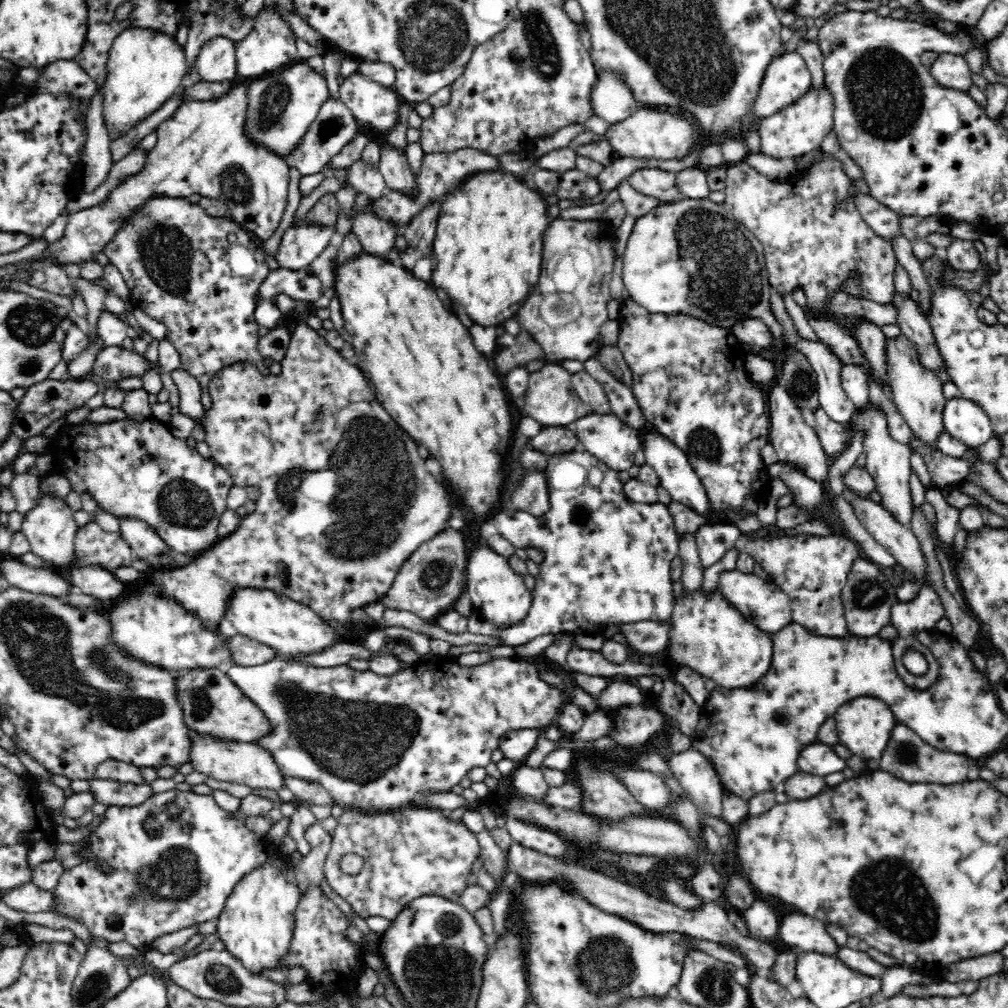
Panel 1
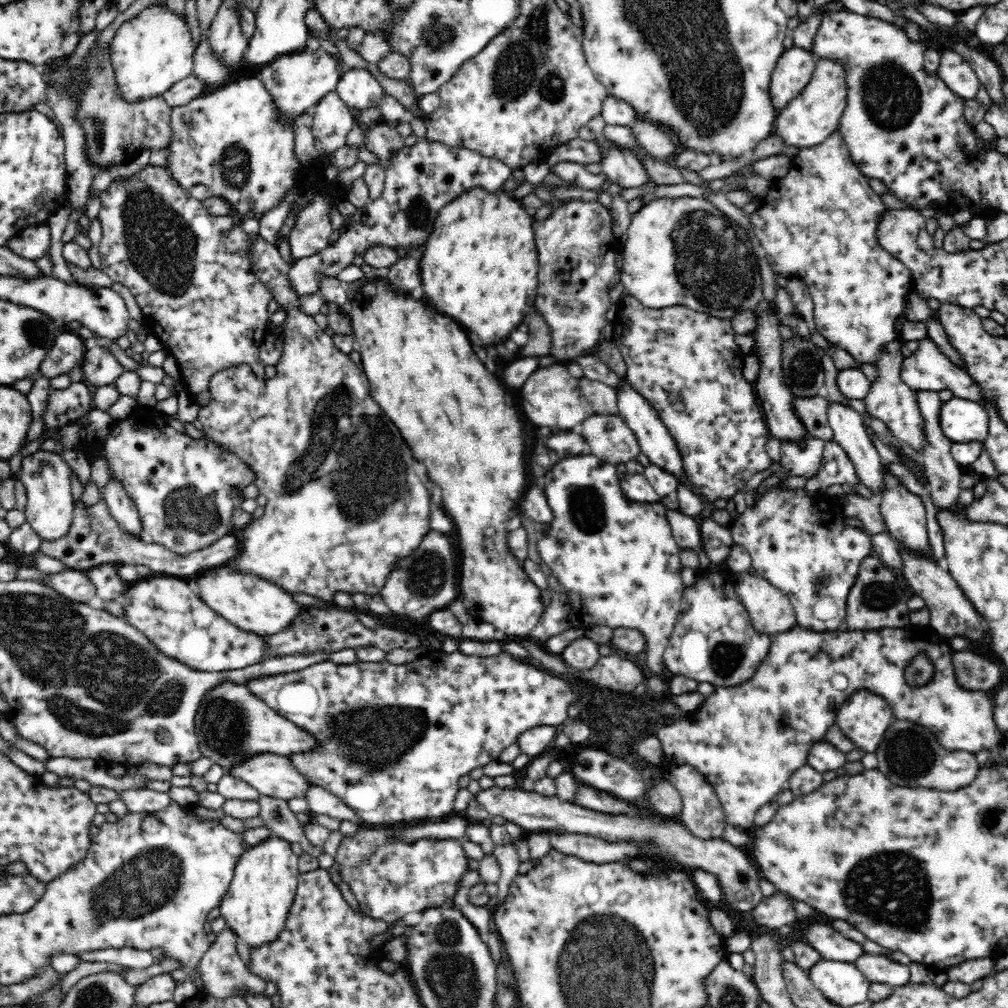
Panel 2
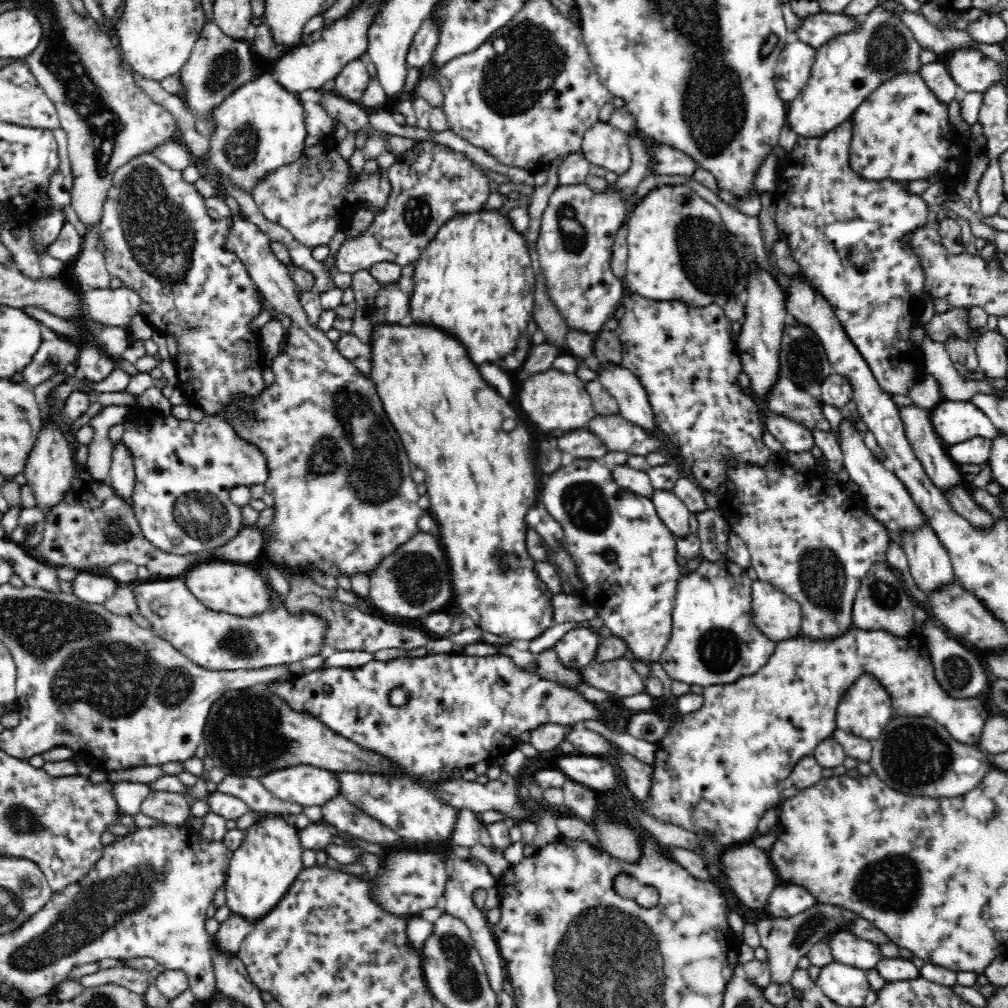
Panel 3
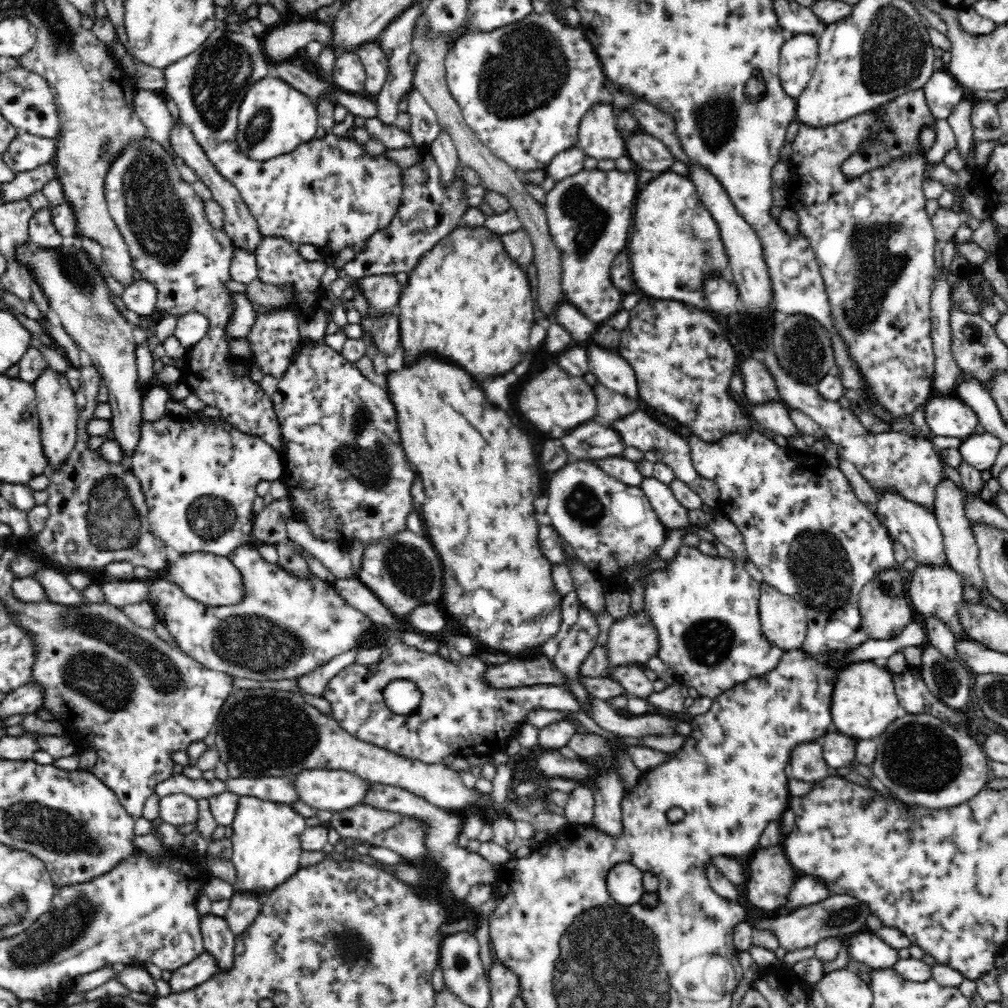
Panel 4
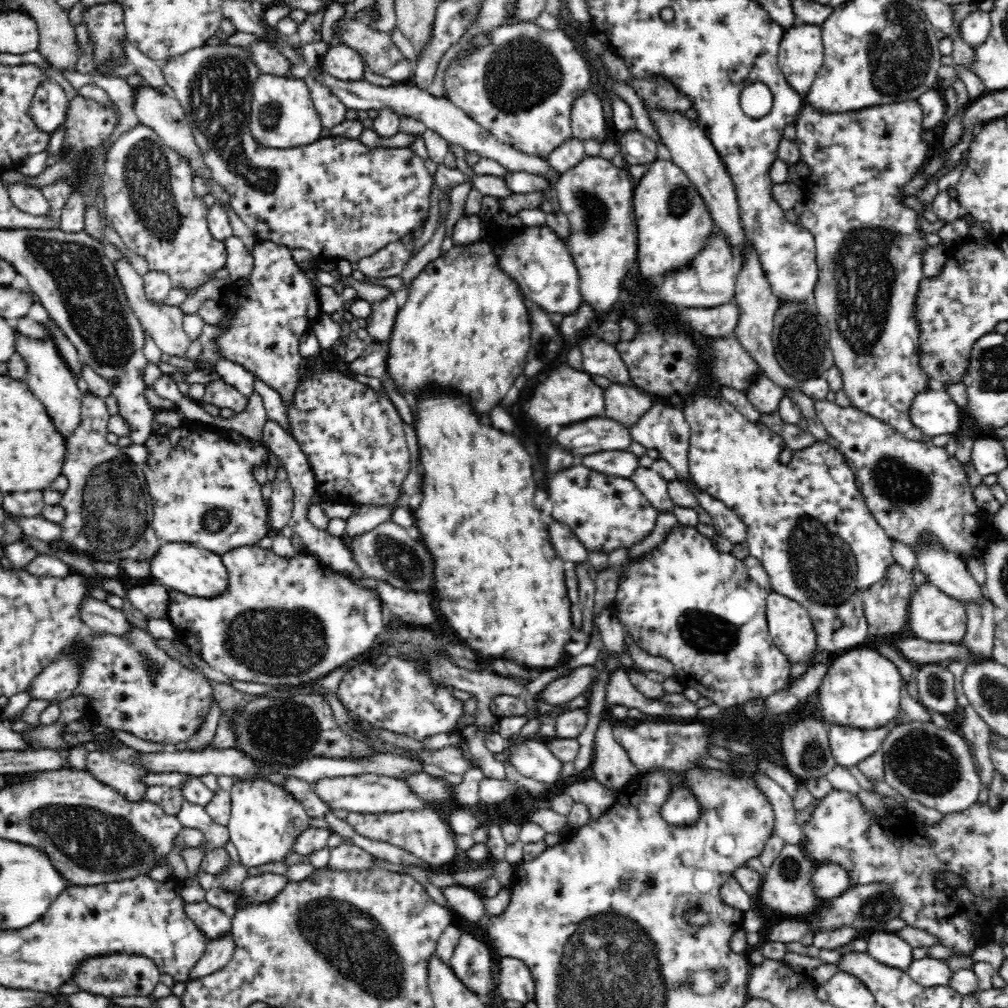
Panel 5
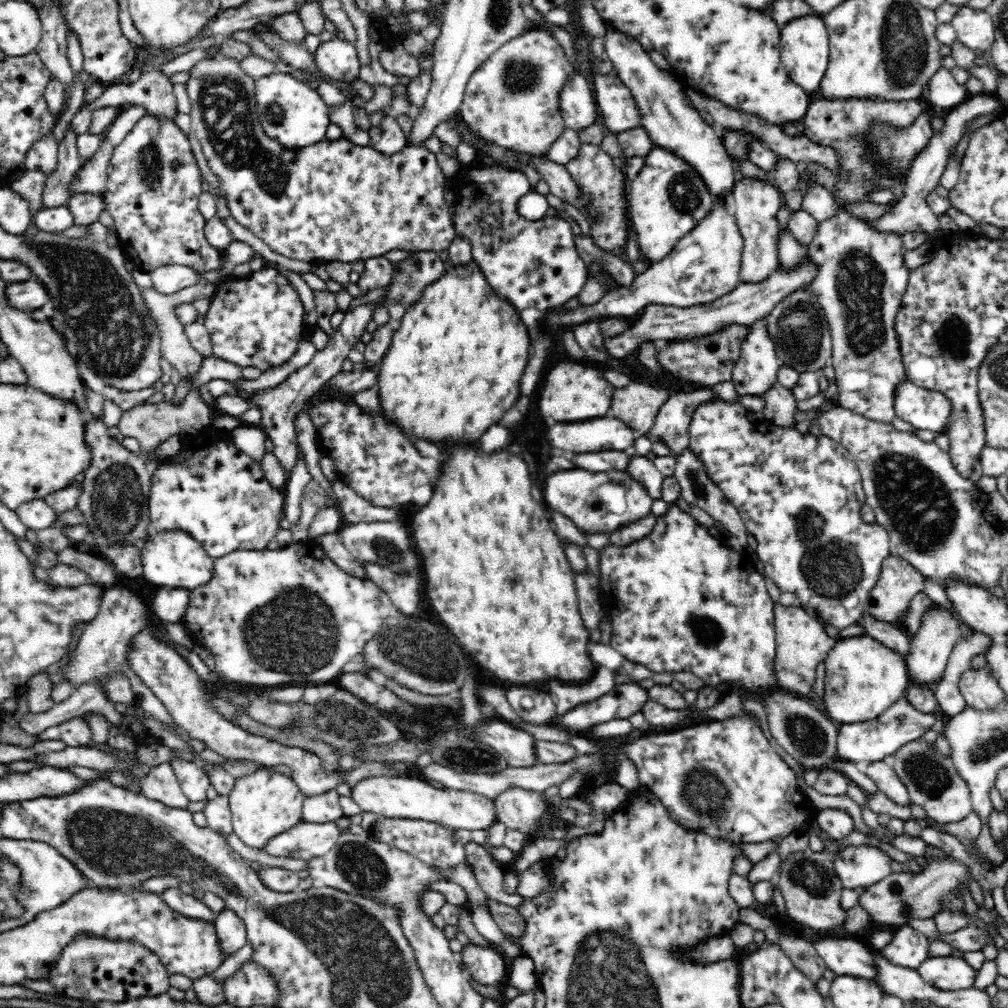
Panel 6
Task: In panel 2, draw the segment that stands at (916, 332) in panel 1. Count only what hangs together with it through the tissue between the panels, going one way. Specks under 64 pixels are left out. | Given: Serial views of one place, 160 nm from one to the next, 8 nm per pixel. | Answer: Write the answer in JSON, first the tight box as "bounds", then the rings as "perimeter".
{"bounds":[900,339,986,403],"perimeter":[[[932,339],[919,341],[918,350],[912,356],[905,357],[900,369],[900,378],[911,390],[916,392],[951,390],[955,398],[976,401],[977,403],[983,403],[986,399],[984,389],[974,382],[964,369],[952,364]]]}

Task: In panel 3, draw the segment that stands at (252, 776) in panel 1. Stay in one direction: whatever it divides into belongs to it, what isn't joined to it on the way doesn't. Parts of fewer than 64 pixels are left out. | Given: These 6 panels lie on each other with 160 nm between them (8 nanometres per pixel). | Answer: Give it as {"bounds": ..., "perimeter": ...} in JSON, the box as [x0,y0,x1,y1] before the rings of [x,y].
{"bounds":[260,764,341,807],"perimeter":[[[305,764],[278,769],[260,779],[276,798],[302,807],[324,806],[341,795],[338,773]]]}

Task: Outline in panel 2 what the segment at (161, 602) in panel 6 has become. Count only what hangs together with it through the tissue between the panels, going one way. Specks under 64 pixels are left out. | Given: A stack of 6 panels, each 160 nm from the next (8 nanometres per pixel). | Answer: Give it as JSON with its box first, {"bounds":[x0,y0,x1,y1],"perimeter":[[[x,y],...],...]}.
{"bounds":[47,568,97,603],"perimeter":[[[66,568],[58,574],[47,575],[47,584],[56,590],[56,592],[62,594],[65,598],[78,603],[88,603],[91,599],[97,596],[96,585],[86,576],[85,571],[79,571],[76,569]]]}

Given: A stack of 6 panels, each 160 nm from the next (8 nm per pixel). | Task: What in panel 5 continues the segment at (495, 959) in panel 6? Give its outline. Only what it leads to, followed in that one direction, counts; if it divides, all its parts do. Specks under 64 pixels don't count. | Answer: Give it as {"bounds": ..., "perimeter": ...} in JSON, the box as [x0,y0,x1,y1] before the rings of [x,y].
{"bounds":[448,933,494,998],"perimeter":[[[464,933],[448,963],[472,992],[484,998],[491,990],[494,960],[489,943]]]}

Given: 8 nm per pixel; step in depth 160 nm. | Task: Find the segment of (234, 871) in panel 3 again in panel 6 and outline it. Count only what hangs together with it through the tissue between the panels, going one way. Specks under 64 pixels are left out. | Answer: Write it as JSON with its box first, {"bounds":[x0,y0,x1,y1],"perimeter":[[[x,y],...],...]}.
{"bounds":[228,765,305,848],"perimeter":[[[260,765],[254,772],[235,779],[228,794],[233,833],[250,848],[262,848],[276,834],[282,834],[302,820],[305,796],[294,779],[272,766]]]}

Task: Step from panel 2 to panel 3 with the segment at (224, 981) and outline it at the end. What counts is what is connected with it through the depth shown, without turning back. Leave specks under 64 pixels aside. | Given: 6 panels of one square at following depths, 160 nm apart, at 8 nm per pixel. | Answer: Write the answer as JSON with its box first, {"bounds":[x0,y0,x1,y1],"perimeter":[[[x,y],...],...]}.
{"bounds":[215,912,252,954],"perimeter":[[[231,912],[228,918],[220,923],[215,934],[217,946],[228,954],[237,954],[240,944],[248,933],[252,932],[252,922],[237,912]]]}

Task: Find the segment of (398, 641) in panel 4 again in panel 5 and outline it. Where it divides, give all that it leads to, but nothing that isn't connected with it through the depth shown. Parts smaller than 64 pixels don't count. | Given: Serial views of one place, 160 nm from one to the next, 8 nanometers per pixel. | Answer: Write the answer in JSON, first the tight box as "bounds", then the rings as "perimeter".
{"bounds":[338,657,464,741],"perimeter":[[[390,657],[383,668],[375,668],[371,661],[361,660],[341,678],[338,696],[356,724],[357,720],[366,720],[376,728],[405,734],[416,741],[435,734],[449,735],[464,714],[462,702],[450,689],[434,685],[426,673],[417,670],[415,662],[405,662],[401,658]]]}

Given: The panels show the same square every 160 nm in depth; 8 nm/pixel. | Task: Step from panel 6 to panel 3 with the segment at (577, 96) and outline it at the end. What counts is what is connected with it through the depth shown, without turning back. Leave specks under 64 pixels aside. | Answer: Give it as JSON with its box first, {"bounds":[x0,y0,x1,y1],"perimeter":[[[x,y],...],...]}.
{"bounds":[581,120,631,175],"perimeter":[[[599,120],[585,132],[581,151],[591,163],[624,175],[631,164],[628,135],[629,133],[614,128],[610,122]]]}

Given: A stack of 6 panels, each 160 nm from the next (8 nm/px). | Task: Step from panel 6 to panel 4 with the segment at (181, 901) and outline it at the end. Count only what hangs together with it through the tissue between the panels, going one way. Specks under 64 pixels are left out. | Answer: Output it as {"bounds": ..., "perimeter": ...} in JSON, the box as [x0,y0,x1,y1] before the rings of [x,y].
{"bounds":[200,912,235,971],"perimeter":[[[209,912],[200,915],[200,928],[205,950],[216,957],[220,971],[228,970],[234,956],[235,934],[229,929],[227,920]]]}

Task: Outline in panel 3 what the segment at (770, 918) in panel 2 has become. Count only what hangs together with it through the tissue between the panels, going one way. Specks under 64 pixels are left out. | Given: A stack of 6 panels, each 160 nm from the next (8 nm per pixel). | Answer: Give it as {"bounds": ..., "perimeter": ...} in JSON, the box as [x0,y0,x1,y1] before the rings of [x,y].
{"bounds":[767,882,816,918],"perimeter":[[[786,882],[773,888],[767,905],[771,917],[790,918],[812,908],[816,902],[816,897],[807,888]]]}

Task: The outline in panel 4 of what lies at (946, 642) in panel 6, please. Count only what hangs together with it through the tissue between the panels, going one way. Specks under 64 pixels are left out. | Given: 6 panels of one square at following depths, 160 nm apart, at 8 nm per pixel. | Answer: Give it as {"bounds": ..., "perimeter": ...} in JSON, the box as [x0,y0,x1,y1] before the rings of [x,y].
{"bounds":[909,565,968,640],"perimeter":[[[918,565],[910,575],[909,599],[916,614],[916,620],[926,625],[929,619],[939,619],[954,633],[956,640],[966,639],[968,633],[960,623],[960,608],[963,602],[963,586],[960,575],[950,565],[934,567],[934,565]]]}

